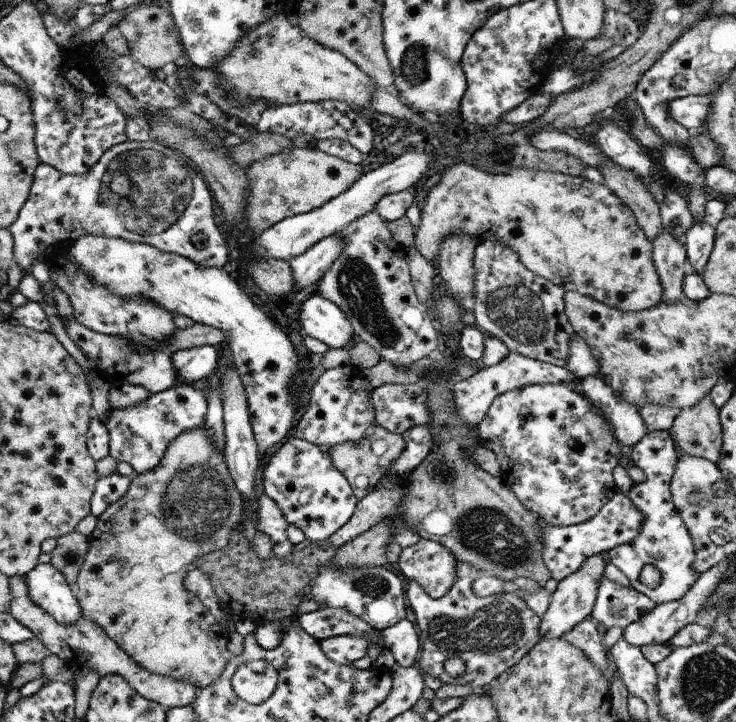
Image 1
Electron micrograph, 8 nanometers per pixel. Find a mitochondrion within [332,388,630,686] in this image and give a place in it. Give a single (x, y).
(484, 531)

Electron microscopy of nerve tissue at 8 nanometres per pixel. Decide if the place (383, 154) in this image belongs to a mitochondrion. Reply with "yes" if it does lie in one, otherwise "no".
no

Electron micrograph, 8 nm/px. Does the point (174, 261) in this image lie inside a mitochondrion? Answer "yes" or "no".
no

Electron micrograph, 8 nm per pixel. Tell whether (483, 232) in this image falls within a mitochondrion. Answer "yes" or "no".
no

